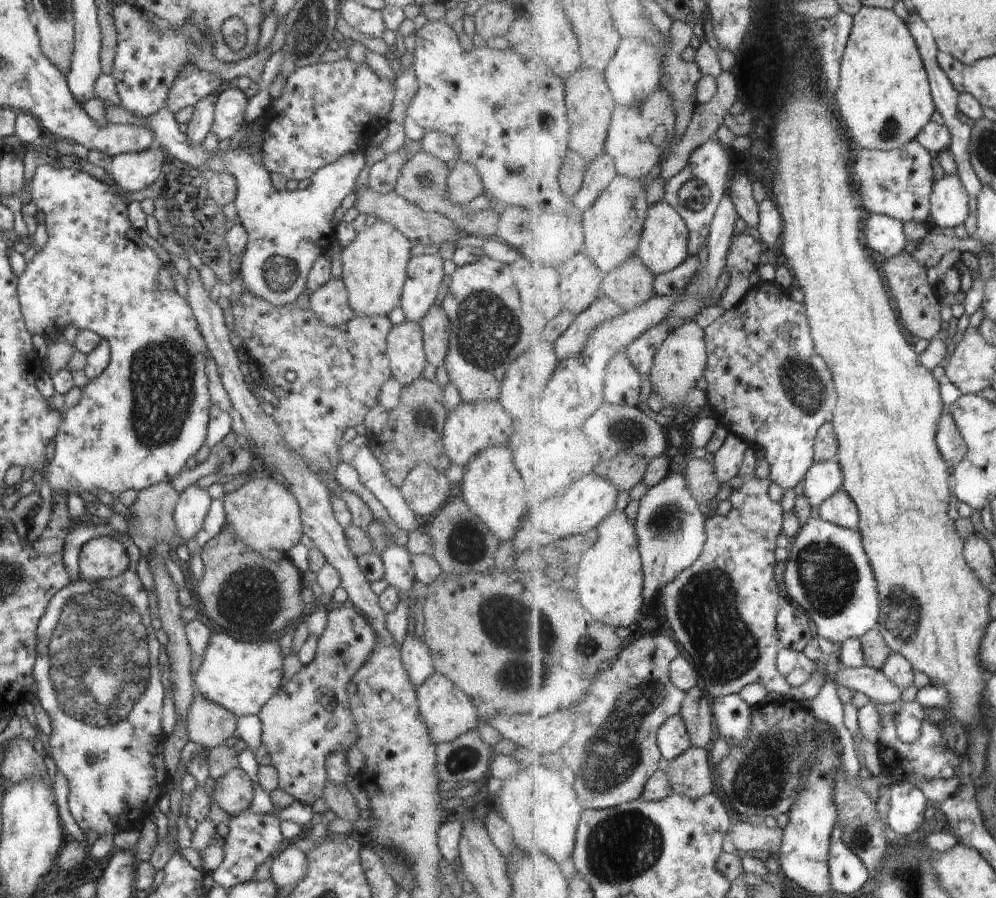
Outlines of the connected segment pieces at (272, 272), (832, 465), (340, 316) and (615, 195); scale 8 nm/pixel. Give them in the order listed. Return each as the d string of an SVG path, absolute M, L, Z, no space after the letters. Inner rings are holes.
M122 105L105 106L105 108L106 118L108 118L110 123L121 125L146 124L152 130L155 141L160 148L164 148L166 153L181 160L186 166L197 171L200 170L200 172L207 172L209 175L230 174L236 180L237 195L233 203L237 208L238 221L244 227L247 234L246 250L242 255L240 266L240 274L242 275L242 280L244 280L245 289L250 290L252 294L256 294L258 298L264 298L272 306L292 304L300 294L306 291L306 281L312 265L321 254L327 253L330 246L336 240L336 230L334 230L336 226L332 223L334 212L340 207L342 200L354 190L358 174L362 172L362 168L366 165L366 156L363 151L350 152L350 154L342 156L340 160L336 160L334 164L320 168L320 170L315 172L311 184L305 189L276 190L271 182L271 175L268 174L268 170L264 168L264 164L260 160L262 158L261 152L250 156L250 150L248 150L248 142L250 142L252 136L258 138L258 140L263 140L263 126L256 126L256 121L247 124L246 132L238 147L233 148L230 146L223 153L214 152L212 154L204 150L202 144L200 146L192 146L188 142L188 136L178 129L174 115L166 107L162 108L160 112L156 112L156 114L148 116L148 118L132 114L132 112L124 110Z
M838 459L816 462L804 482L804 494L814 508L819 508L832 498L832 494L838 494L844 488L843 466Z
M331 278L324 286L320 286L315 291L310 292L310 310L316 314L316 318L326 326L332 328L342 328L344 322L352 320L356 316L352 306L348 304L348 290L342 282L342 278Z
M619 176L604 190L598 202L584 213L586 232L584 250L595 258L604 274L612 274L627 264L639 252L652 204L648 202L648 190L642 180Z

